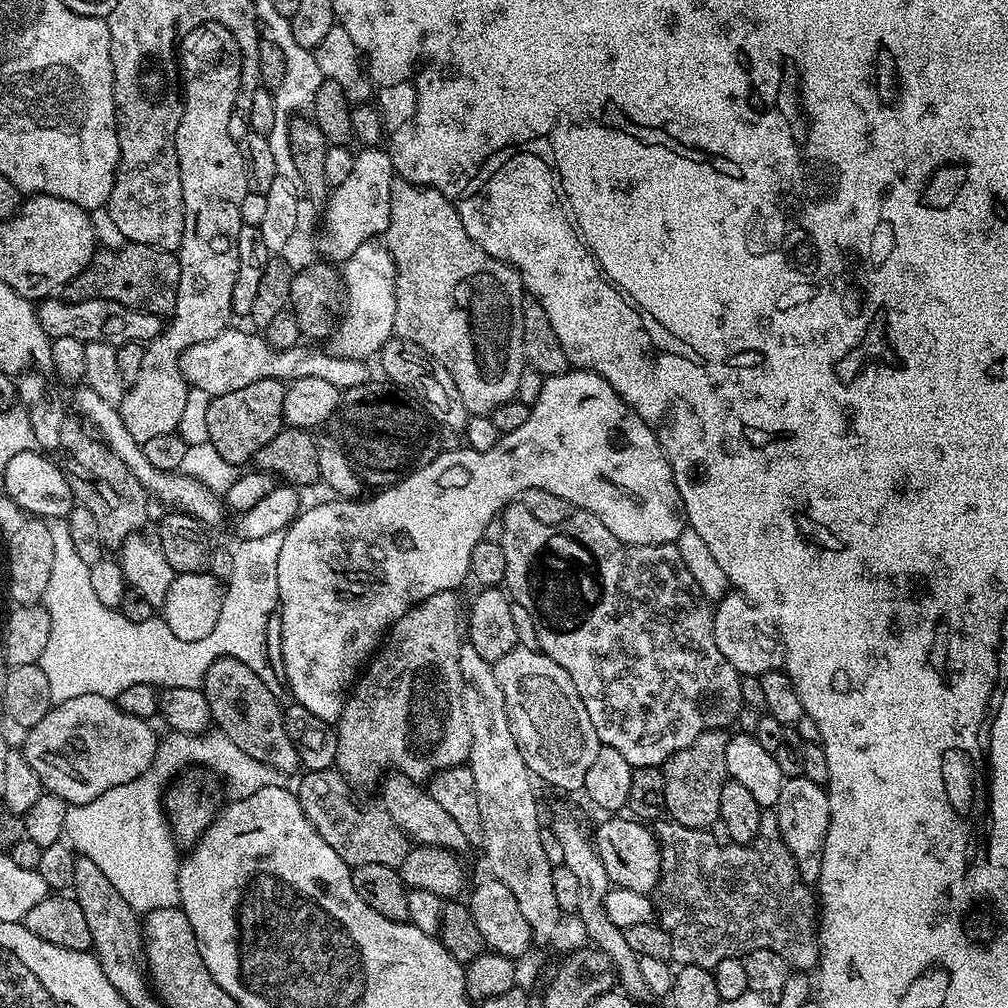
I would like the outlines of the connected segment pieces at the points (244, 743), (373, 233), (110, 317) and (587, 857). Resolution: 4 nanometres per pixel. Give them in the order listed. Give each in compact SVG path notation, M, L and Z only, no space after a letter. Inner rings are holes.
M220 656L204 675L202 691L212 715L212 724L230 738L238 750L283 774L299 773L302 765L298 750L294 750L284 729L284 708L268 689L268 683L265 677L254 674L250 666L229 656Z
M383 147L364 148L354 155L354 170L342 186L332 188L323 205L324 233L320 236L320 248L327 259L343 262L362 246L362 242L379 237L390 222L390 186L394 179L392 157Z
M48 297L37 305L37 316L42 330L49 339L76 338L84 343L106 342L120 347L126 344L145 344L161 335L164 329L163 317L152 312L122 306L121 303L92 297L79 298L76 302L60 300L61 297Z
M560 816L556 821L551 821L550 827L552 833L558 837L558 843L562 845L562 866L576 875L579 887L576 915L580 916L582 922L585 923L589 941L610 958L610 962L616 968L619 987L631 996L633 1001L640 1002L644 995L646 997L649 995L650 989L646 986L646 982L642 978L642 969L638 966L640 957L634 950L630 950L630 945L627 944L624 937L624 929L614 926L614 922L610 922L610 918L606 914L604 906L606 894L613 885L606 874L606 866L602 866L602 858L598 858L598 850L593 839L589 835L587 837L577 822L568 816Z

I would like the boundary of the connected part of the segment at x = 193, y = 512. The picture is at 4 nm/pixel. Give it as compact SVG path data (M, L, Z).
M87 386L77 387L75 392L76 408L81 412L79 415L91 425L95 435L108 445L109 450L118 458L122 458L122 462L126 462L126 466L132 471L134 478L138 478L140 485L148 491L149 497L156 499L157 496L162 503L168 504L164 506L192 516L201 525L208 526L208 524L219 522L220 508L222 509L222 500L219 495L209 490L202 482L184 476L180 471L163 472L162 470L154 470L154 466L150 466L150 462L146 462L146 454L142 445L134 442L134 438L130 438L130 430L126 430L126 424L122 422L120 409L117 405L98 398L98 394L94 394L94 390L90 390Z

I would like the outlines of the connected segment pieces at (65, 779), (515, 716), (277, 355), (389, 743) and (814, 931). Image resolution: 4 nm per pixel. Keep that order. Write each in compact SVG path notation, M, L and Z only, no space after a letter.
M82 694L78 698L61 700L35 724L27 733L22 745L26 762L34 769L34 774L42 781L45 792L58 794L70 806L85 804L98 794L106 794L106 790L114 790L114 786L122 786L122 782L130 782L138 778L150 766L156 753L158 735L153 725L142 718L134 718L126 714L116 704L115 699L98 694Z
M523 646L512 648L510 654L502 654L502 658L495 660L494 667L498 686L502 686L502 694L506 698L510 730L518 742L518 750L528 771L537 781L545 780L564 792L579 793L584 787L586 770L590 770L602 745L586 706L582 706L578 690L574 690L574 682L570 682L570 674L566 674L566 670L562 670L562 666L558 666L558 662L551 660L546 653Z
M229 326L222 334L206 342L198 342L180 355L180 369L185 380L195 391L197 388L205 392L205 397L230 394L230 390L242 390L242 386L250 386L250 382L259 380L291 382L298 378L323 378L341 390L369 383L369 365L365 361L338 356L328 350L323 352L320 346L308 342L298 343L290 350L274 350L274 346L267 344L263 335L255 331L243 332L236 327Z
M456 592L430 594L421 604L415 605L406 614L402 614L402 618L396 620L396 623L388 629L382 647L367 661L358 683L351 689L350 695L345 699L344 709L338 723L335 725L336 741L338 742L335 767L348 779L349 784L359 786L359 784L374 783L373 785L375 785L381 779L385 770L401 772L406 774L406 778L417 782L428 782L436 773L464 764L467 761L472 739L470 738L470 722L466 722L466 710L462 706L462 670L458 670L458 654L462 643L462 608L460 612L458 597L459 595Z
M768 810L764 814L768 817L768 820L762 818L758 834L750 844L730 843L728 845L718 845L711 838L710 832L702 828L687 828L675 822L667 822L668 824L660 822L655 825L656 843L660 845L660 881L656 884L654 903L658 923L660 927L666 930L666 934L670 934L672 939L672 960L677 965L689 964L690 966L714 969L718 966L718 962L722 962L722 958L734 958L735 956L742 958L747 952L753 952L754 950L774 950L774 954L782 954L782 958L786 958L786 962L796 970L815 969L819 965L820 939L817 895L798 874L798 866L794 862L790 850L786 850L786 842L782 842L780 837L775 811Z

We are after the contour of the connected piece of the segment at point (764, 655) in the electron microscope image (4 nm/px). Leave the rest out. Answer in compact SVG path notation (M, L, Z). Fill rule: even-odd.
M729 594L715 601L712 614L714 622L714 642L718 650L722 650L722 658L734 666L741 677L759 678L767 672L778 672L784 667L784 649L779 639L768 623L768 617L758 611L746 597L739 594Z

